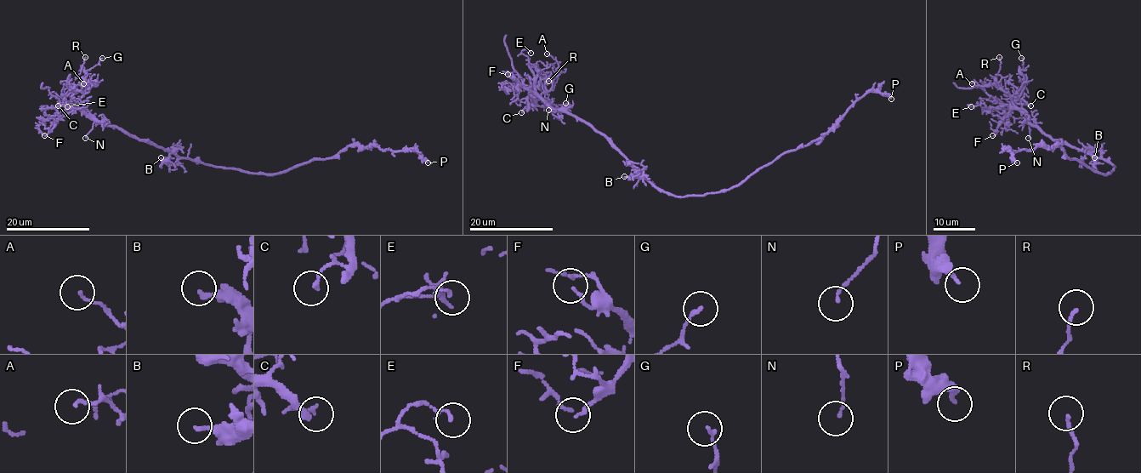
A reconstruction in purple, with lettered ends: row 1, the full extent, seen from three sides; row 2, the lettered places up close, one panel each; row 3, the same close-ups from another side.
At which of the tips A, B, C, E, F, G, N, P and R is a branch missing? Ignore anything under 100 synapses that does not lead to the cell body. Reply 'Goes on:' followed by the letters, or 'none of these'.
Goes on: none of these

